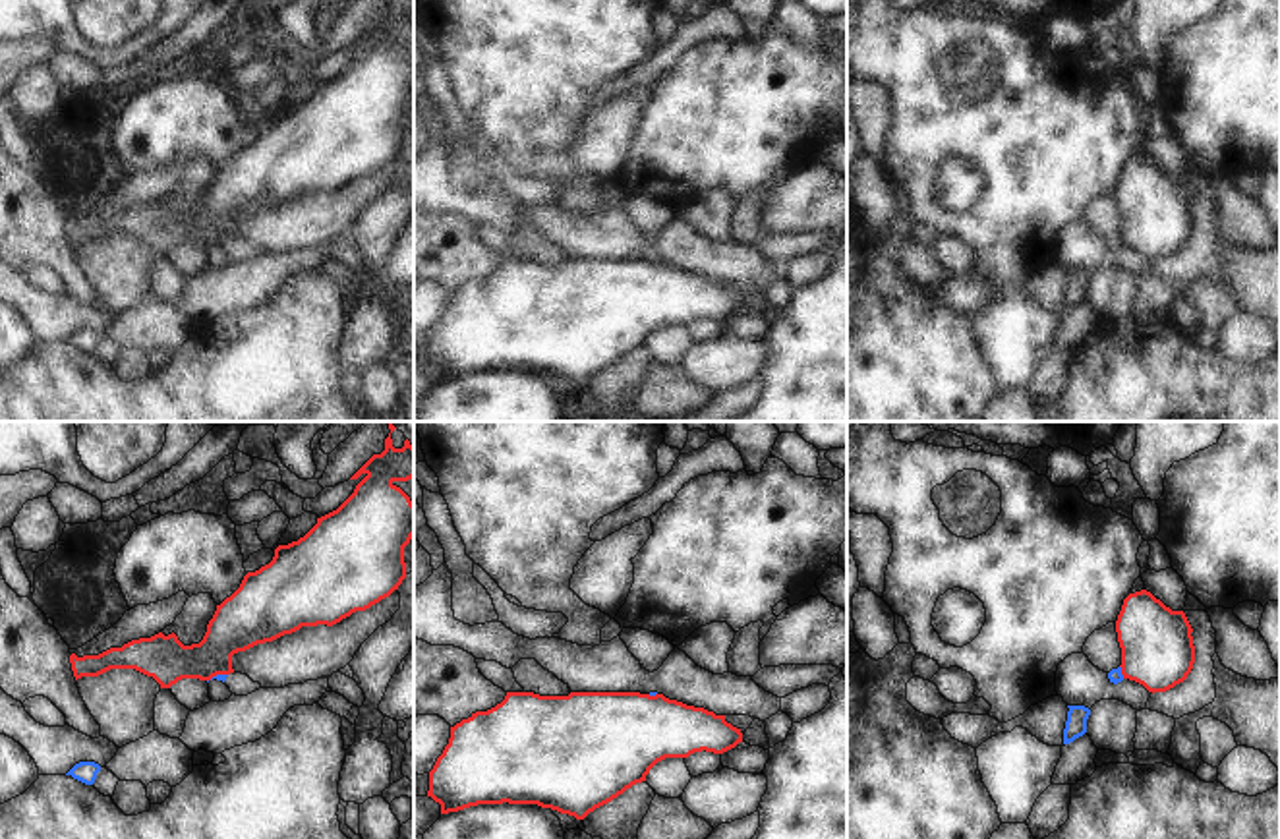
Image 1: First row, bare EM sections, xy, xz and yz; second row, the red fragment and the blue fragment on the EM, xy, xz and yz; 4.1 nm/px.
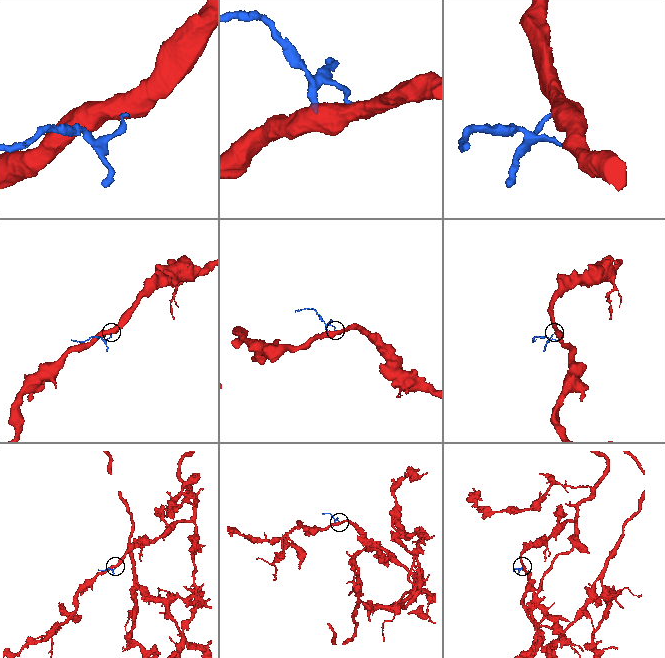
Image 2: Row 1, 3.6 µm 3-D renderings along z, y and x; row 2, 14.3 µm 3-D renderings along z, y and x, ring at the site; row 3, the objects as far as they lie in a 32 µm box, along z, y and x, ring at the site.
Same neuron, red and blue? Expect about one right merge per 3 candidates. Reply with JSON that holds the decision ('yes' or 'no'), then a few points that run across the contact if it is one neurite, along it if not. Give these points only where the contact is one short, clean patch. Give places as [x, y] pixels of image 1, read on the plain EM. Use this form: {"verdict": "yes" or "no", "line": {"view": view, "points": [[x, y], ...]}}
{"verdict": "no"}

